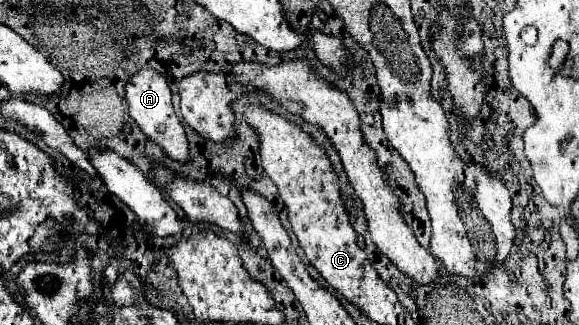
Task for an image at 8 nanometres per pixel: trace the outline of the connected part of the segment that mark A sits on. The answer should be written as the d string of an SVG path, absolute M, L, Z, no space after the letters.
M151 67L141 69L139 73L135 73L133 77L127 79L125 83L125 99L129 105L129 115L137 121L137 125L141 127L141 131L153 139L157 145L163 147L163 151L177 161L187 161L189 155L189 147L187 147L187 137L183 131L181 121L177 119L175 111L173 111L173 103L171 103L171 89L167 85L165 75L157 73Z

